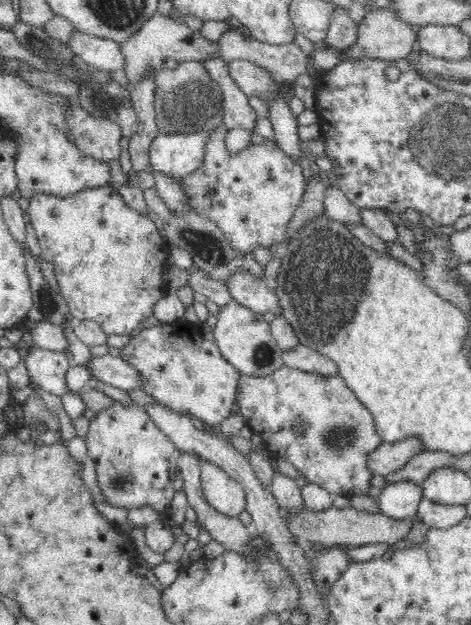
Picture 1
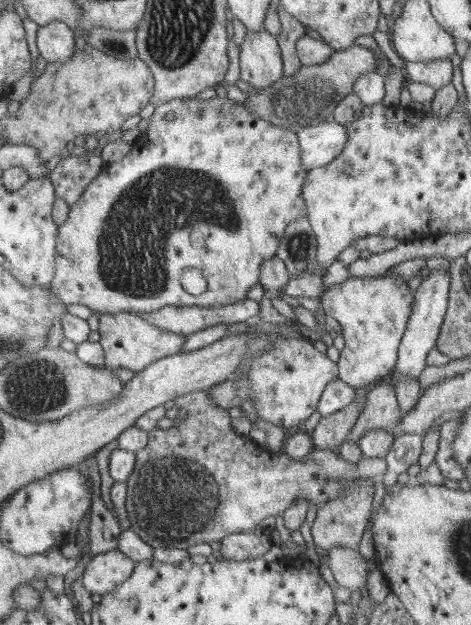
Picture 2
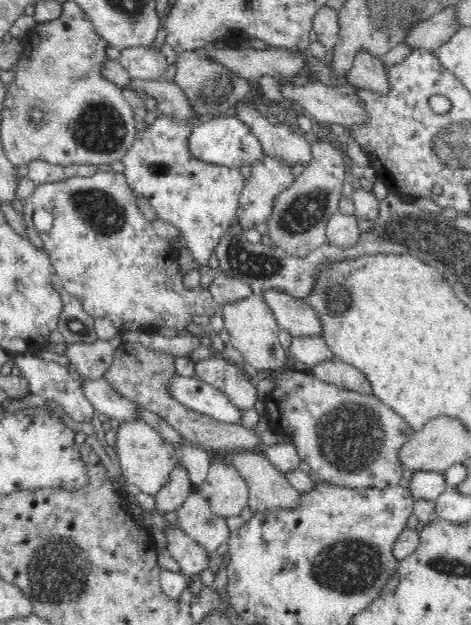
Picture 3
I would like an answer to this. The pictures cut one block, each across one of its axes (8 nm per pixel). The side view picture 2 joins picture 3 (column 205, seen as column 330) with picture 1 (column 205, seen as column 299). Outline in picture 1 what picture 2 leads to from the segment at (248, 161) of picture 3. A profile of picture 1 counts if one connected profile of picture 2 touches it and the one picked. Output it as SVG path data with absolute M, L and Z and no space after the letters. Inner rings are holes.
M212 130L190 134L160 134L149 146L149 170L182 179L202 166L203 146Z

